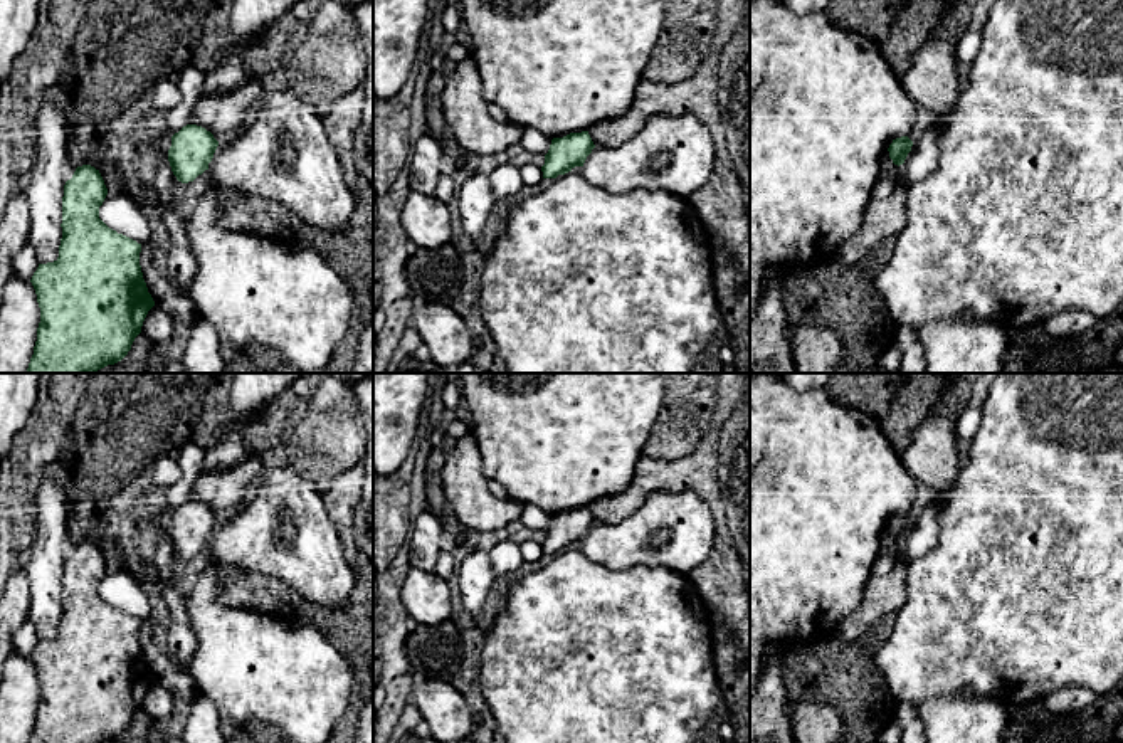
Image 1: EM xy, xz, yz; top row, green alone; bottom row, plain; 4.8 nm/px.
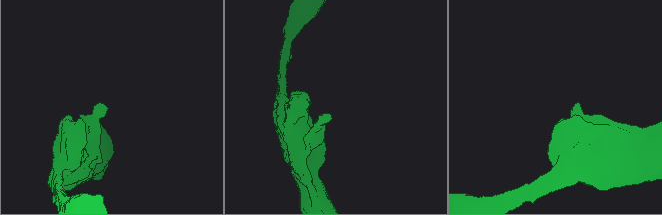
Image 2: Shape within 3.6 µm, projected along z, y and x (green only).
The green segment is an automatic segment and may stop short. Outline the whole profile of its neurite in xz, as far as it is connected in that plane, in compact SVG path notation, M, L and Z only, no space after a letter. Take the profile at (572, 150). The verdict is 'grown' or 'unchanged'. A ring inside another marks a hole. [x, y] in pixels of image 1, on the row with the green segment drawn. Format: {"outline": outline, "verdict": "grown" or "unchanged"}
{"outline": "M588 131L553 138L545 155L545 165L541 166L543 178L556 178L572 171L575 166L583 166L593 148L595 145Z", "verdict": "unchanged"}

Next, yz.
{"outline": "M901 136L893 140L889 145L889 158L893 160L894 165L903 165L908 153L911 151L913 141L908 136Z", "verdict": "unchanged"}

